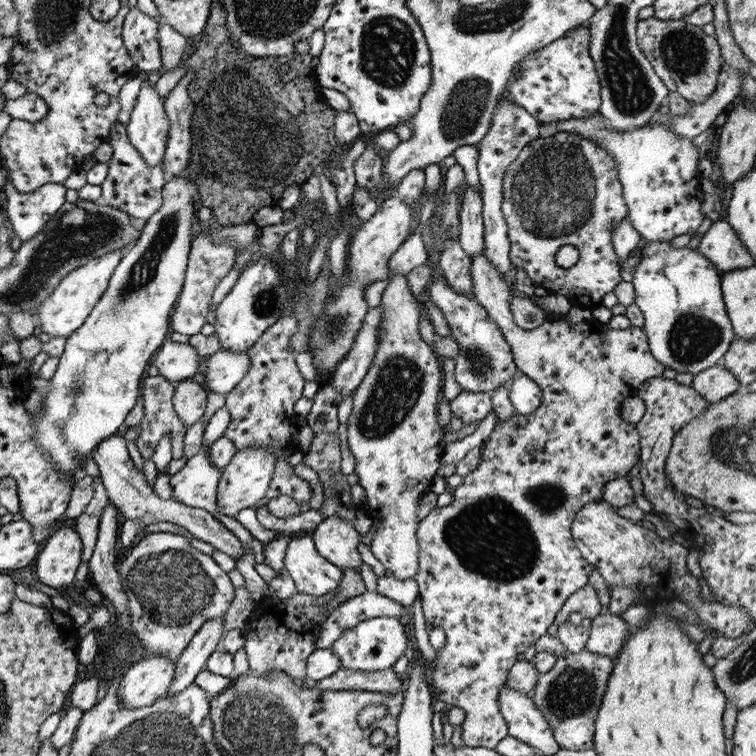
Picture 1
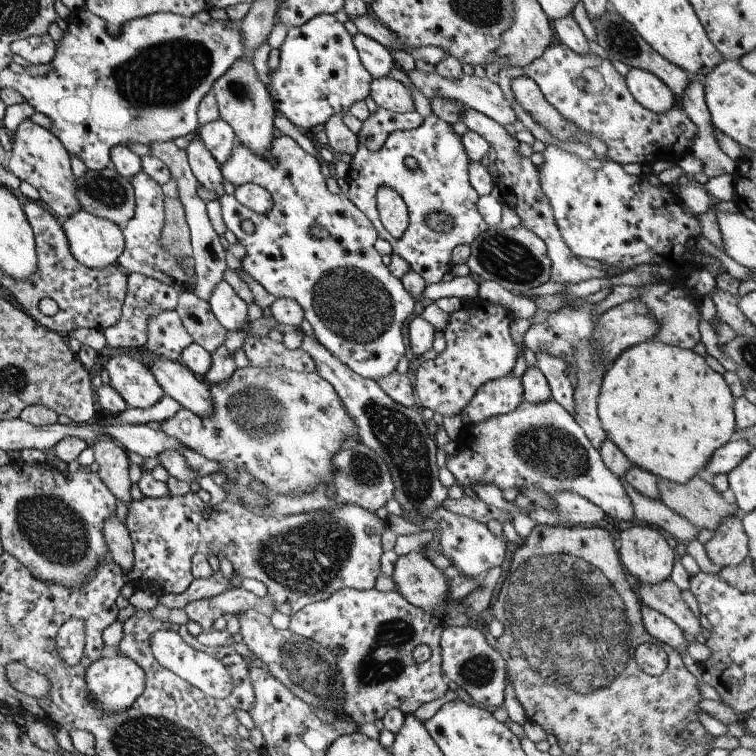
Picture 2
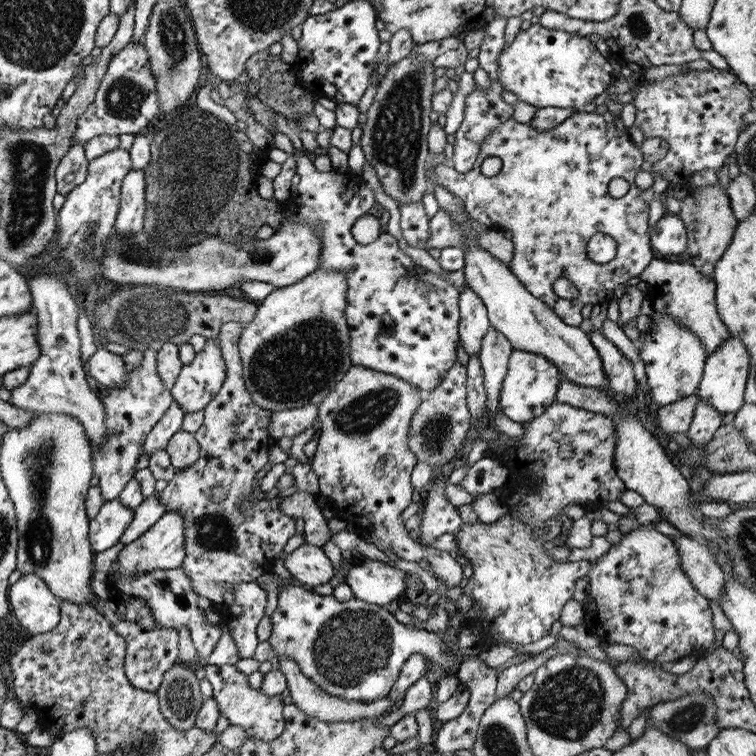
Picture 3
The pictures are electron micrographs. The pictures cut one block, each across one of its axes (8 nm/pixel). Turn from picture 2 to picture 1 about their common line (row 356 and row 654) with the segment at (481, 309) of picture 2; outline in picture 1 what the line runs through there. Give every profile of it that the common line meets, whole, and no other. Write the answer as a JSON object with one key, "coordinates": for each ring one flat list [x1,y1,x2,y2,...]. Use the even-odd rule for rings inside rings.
{"coordinates":[[484,248,471,258,470,279,472,284,472,294,481,308,487,312,487,318,499,328,503,340,511,348,513,362,515,362,518,373,527,376,533,380,541,392,540,405,531,414,514,413,511,418,503,422,496,422,489,436,484,440,480,448,481,462,474,470,462,476,461,484,455,489,450,490,452,494,451,501,443,507,434,507,426,517,417,523,415,538,418,544,417,572,414,574,414,581,418,588,418,596,421,601,421,608,424,620,435,627,439,627,445,635,445,642,440,649,436,650,435,661,428,663,425,661,426,670,431,672,429,676,430,691,434,700,445,702,447,706,457,706,464,712,464,720,461,722,461,742,465,746,475,748,483,747,494,750,497,743,507,736,507,725,498,709,498,692,501,685,505,684,506,676,511,665,516,661,515,656,522,653,528,646,547,632,547,627,554,622,555,615,563,606,563,603,573,592,579,591,579,588,587,582,587,576,593,566,589,564,574,545,570,531,572,520,575,513,583,508,585,503,593,503,602,500,603,485,614,478,626,477,629,469,638,463,640,451,637,431,632,424,626,423,619,416,620,401,625,396,634,395,639,384,645,380,662,376,664,364,654,360,649,353,647,338,641,328,629,326,625,330,613,330,607,324,583,320,579,324,567,324,561,317,548,315,544,322,537,326,535,330,519,329,512,320,509,311,508,300,510,292,505,286,505,281,500,272,485,258]]}

